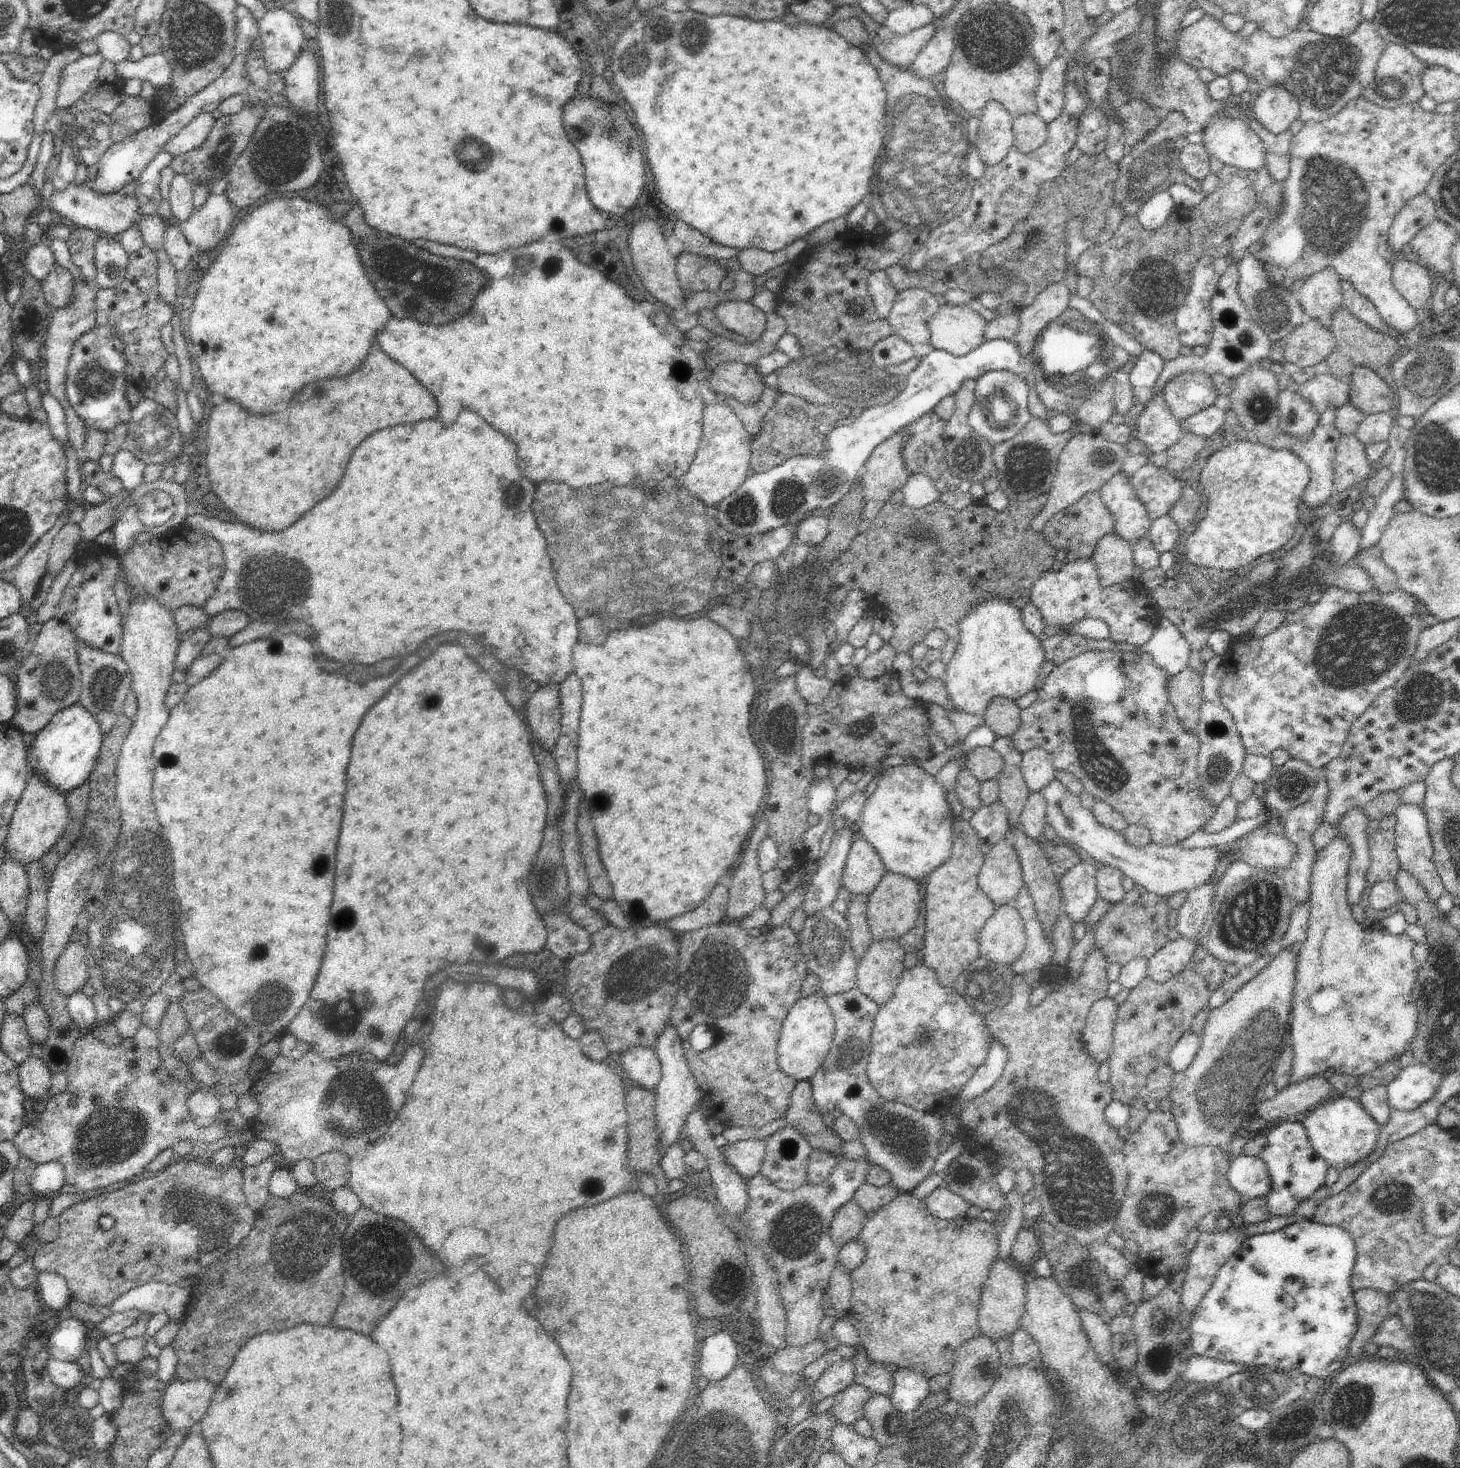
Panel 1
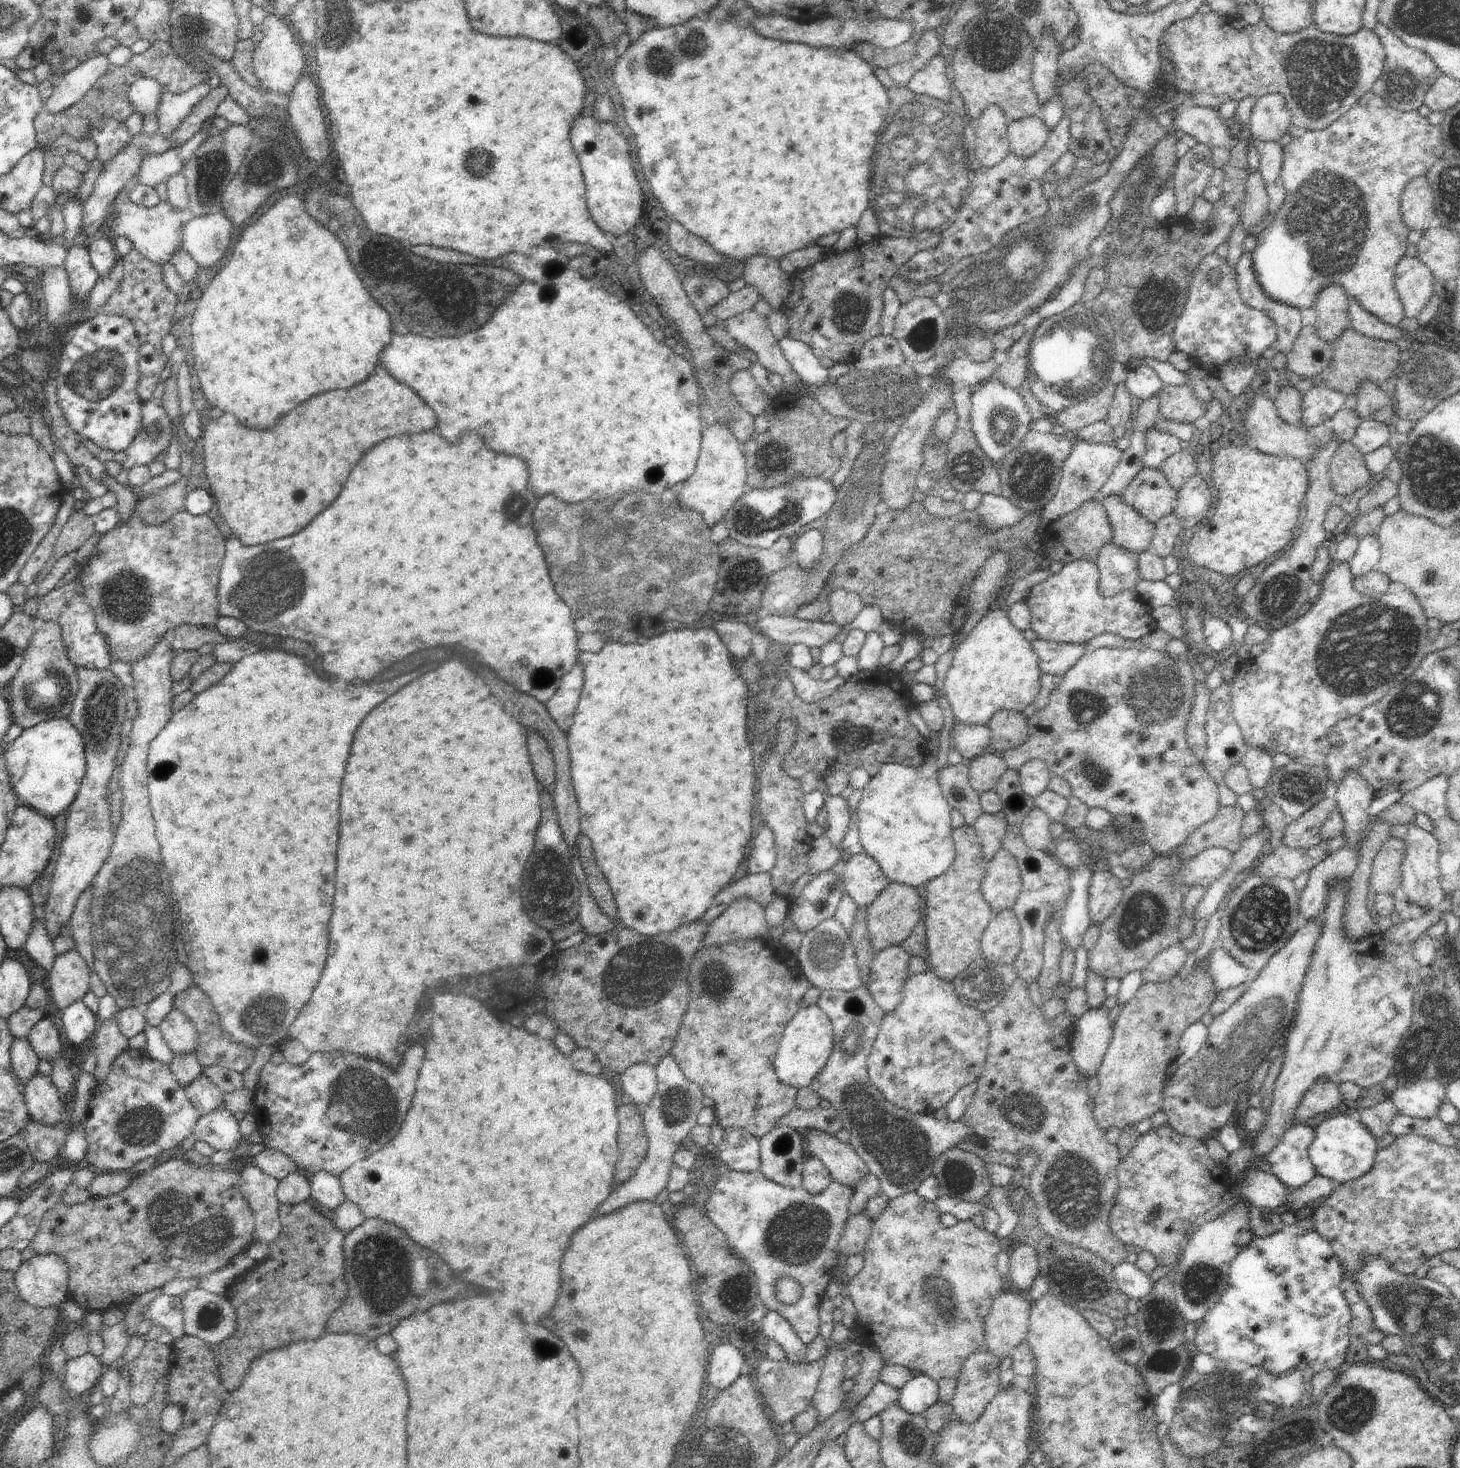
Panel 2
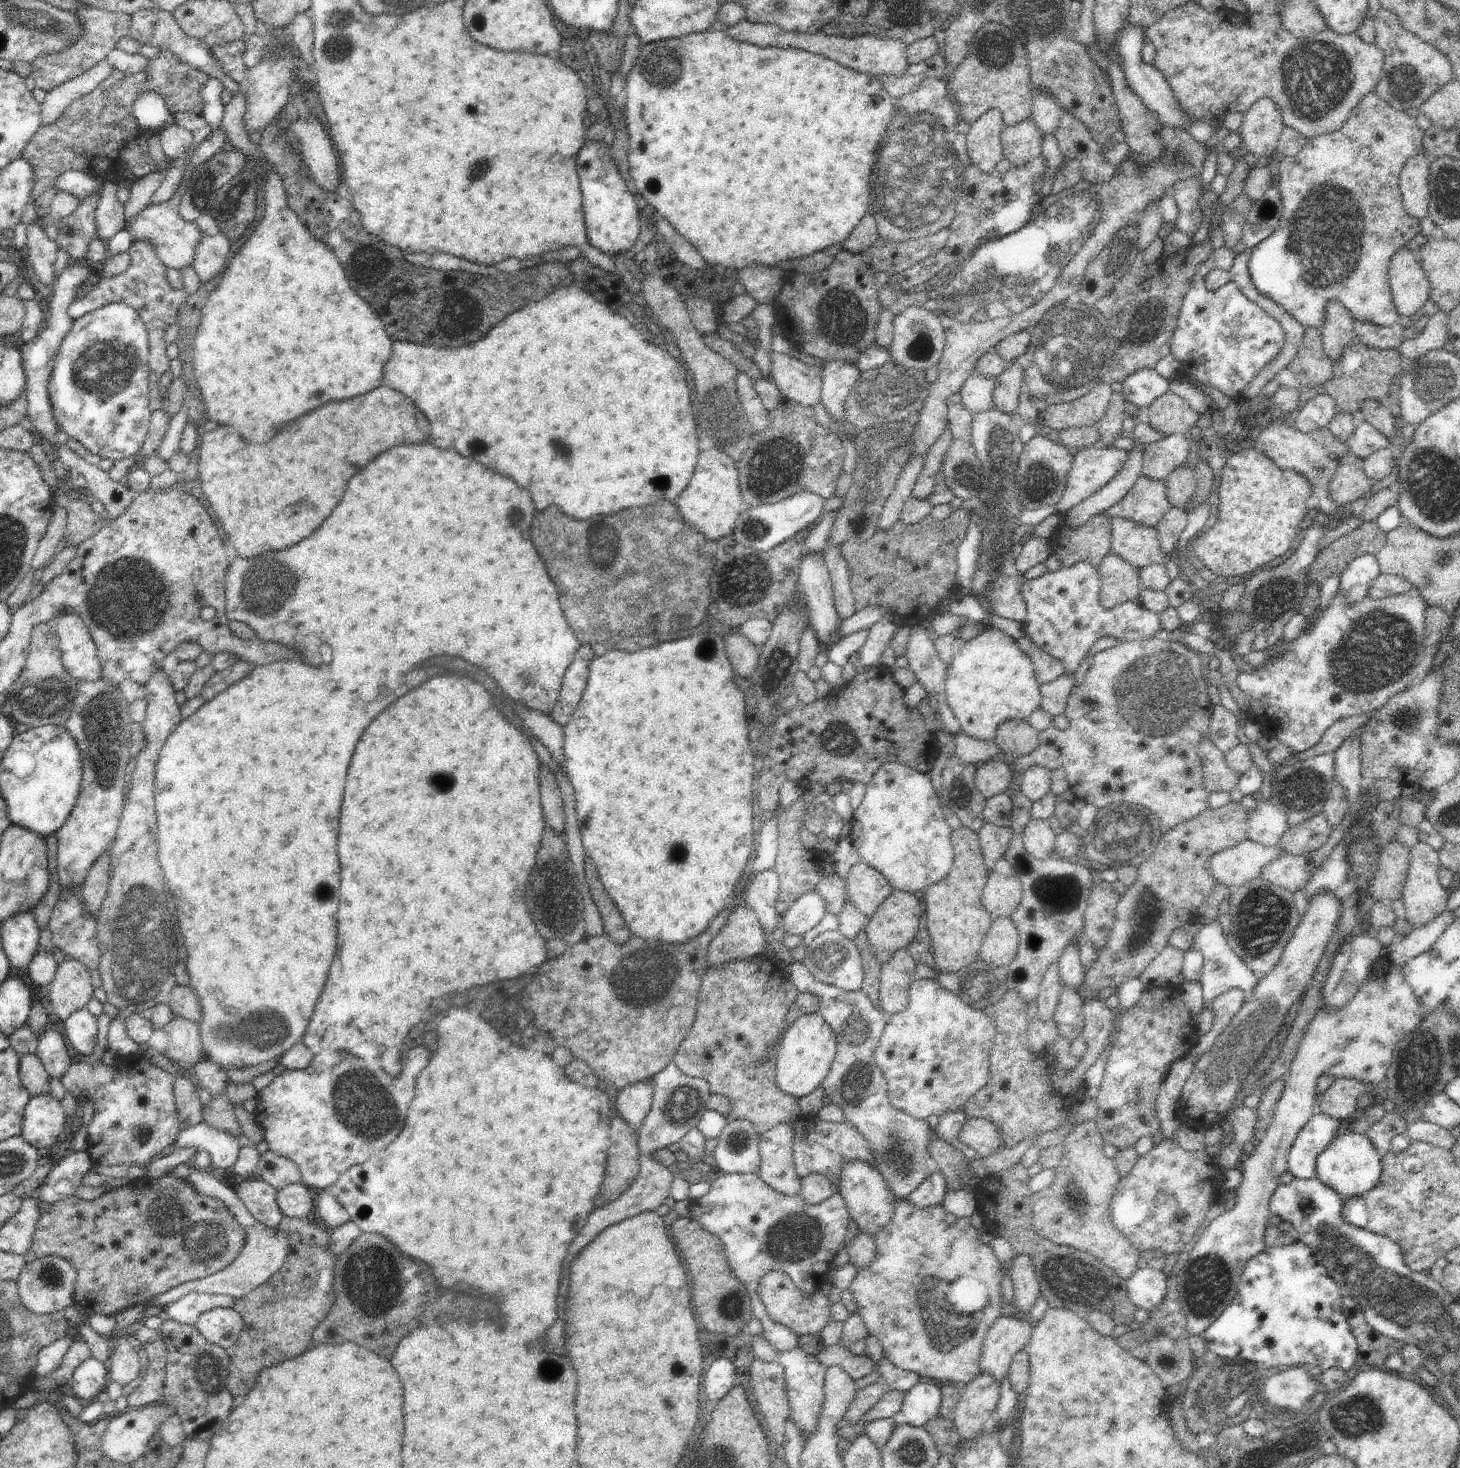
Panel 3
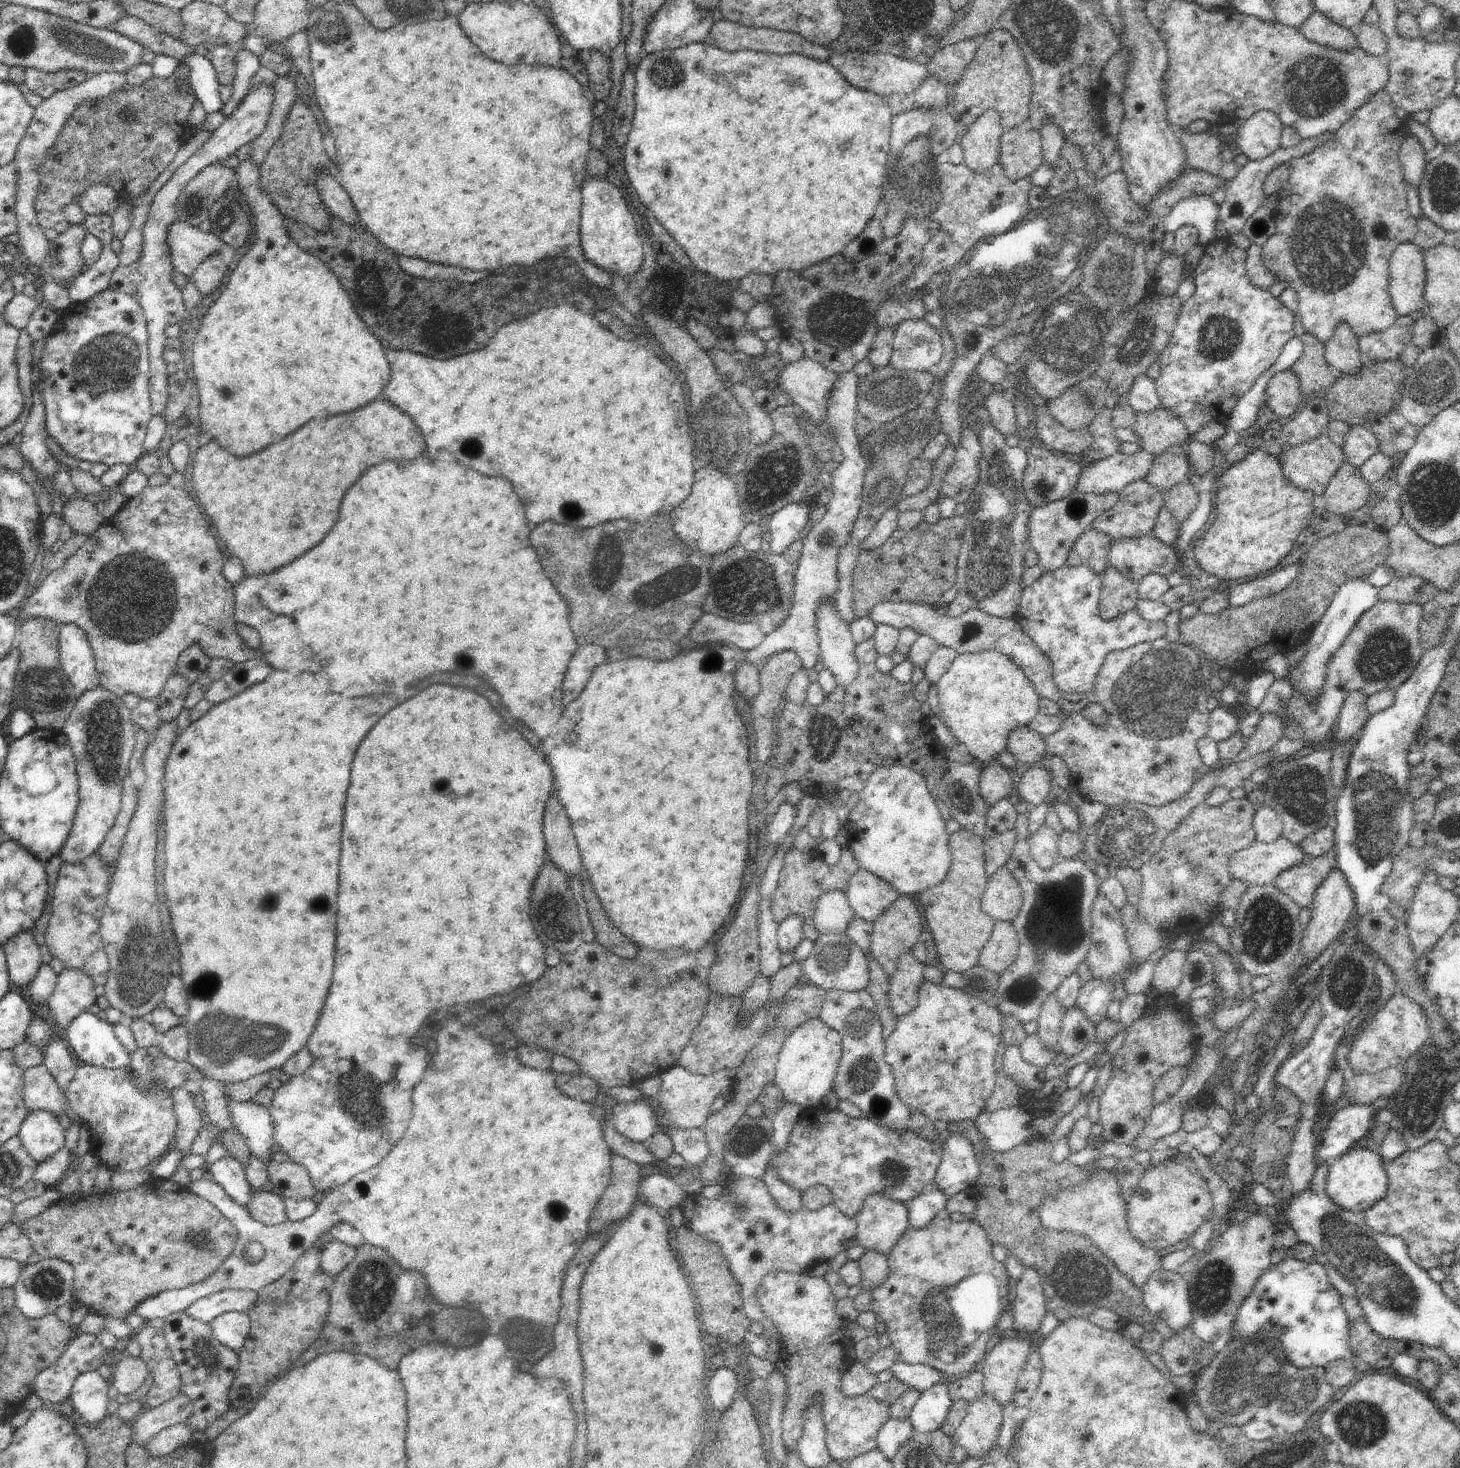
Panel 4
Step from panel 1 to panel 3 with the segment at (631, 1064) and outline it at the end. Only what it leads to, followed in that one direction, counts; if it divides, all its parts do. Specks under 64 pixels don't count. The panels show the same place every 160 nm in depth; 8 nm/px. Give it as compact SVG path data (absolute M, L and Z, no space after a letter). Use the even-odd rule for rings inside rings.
M646 1081L628 1084L617 1096L616 1107L622 1119L640 1129L652 1105L654 1084Z

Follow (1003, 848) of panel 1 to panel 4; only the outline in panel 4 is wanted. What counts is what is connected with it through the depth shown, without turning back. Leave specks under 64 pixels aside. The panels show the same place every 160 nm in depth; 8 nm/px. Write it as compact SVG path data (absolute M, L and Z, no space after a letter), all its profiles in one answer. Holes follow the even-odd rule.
M1005 866L989 877L986 891L982 896L981 910L995 922L1013 923L1023 904L1018 882Z

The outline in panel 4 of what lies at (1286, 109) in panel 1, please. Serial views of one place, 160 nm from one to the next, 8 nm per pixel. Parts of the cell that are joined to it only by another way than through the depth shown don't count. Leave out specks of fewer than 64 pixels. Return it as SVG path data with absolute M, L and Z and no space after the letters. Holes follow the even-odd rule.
M1260 110L1244 122L1232 142L1236 152L1244 154L1249 161L1263 160L1281 148L1283 128L1280 118L1272 110Z

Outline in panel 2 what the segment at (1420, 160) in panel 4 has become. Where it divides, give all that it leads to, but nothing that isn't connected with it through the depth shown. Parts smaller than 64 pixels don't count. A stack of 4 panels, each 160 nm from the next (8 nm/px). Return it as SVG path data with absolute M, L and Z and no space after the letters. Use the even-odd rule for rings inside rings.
M1426 175L1412 178L1412 182L1407 182L1401 196L1399 211L1410 230L1427 230L1434 225L1434 197Z

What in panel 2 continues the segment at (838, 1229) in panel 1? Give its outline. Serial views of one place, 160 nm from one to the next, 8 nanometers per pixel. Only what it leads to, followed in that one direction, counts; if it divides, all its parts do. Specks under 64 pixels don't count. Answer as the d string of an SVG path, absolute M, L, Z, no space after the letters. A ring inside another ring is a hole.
M864 1212L849 1217L839 1242L842 1257L863 1254L871 1235L871 1223L872 1220Z

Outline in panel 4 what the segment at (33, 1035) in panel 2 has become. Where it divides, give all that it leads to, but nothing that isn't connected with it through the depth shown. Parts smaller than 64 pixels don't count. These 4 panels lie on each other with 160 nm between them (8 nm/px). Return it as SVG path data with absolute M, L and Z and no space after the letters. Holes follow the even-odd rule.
M54 1038L44 1050L43 1058L43 1065L64 1092L72 1082L72 1077L78 1068L72 1060L72 1054L68 1052L68 1047L62 1040Z

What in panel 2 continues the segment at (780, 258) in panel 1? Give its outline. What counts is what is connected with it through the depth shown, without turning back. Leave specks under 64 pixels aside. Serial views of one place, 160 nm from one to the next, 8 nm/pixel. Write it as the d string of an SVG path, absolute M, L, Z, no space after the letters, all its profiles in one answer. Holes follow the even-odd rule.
M754 255L745 260L742 272L746 284L755 286L773 311L780 311L792 293L789 276L780 269L780 261Z

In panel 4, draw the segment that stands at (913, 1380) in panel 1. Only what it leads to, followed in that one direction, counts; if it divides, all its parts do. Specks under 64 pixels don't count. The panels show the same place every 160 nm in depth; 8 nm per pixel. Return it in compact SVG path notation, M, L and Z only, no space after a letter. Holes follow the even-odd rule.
M948 1381L936 1383L924 1391L913 1406L908 1418L916 1433L925 1435L940 1429L948 1416L952 1403Z

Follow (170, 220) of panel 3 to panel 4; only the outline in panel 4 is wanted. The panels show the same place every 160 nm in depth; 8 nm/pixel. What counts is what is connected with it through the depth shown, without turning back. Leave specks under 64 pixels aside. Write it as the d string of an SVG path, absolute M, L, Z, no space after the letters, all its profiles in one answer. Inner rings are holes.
M185 221L170 224L166 240L171 250L171 261L175 272L188 276L192 276L202 261L220 253L225 243L211 231L202 232L200 228L190 226Z

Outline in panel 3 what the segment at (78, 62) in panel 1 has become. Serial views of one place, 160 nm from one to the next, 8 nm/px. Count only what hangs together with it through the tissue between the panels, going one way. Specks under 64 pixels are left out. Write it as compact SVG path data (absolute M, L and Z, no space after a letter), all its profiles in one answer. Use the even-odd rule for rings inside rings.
M104 59L94 64L88 72L78 75L51 90L41 104L41 124L48 126L56 122L70 104L77 98L92 92L114 71L115 68Z

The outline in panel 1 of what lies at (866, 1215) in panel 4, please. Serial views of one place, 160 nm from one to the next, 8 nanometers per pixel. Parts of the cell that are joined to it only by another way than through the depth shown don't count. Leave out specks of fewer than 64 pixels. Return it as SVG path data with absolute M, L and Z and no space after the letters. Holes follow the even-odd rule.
M810 1081L796 1083L788 1110L783 1120L788 1126L797 1128L814 1149L834 1155L838 1161L846 1160L842 1153L842 1140L830 1127L825 1116L814 1105Z

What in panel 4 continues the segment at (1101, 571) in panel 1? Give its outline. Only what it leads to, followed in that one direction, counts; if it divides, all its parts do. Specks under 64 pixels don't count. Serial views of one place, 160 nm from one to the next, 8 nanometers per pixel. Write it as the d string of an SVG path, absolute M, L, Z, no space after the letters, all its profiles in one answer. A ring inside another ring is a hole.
M1107 566L1101 576L1102 589L1099 614L1104 620L1112 620L1124 612L1137 609L1139 582L1120 574L1114 566Z

